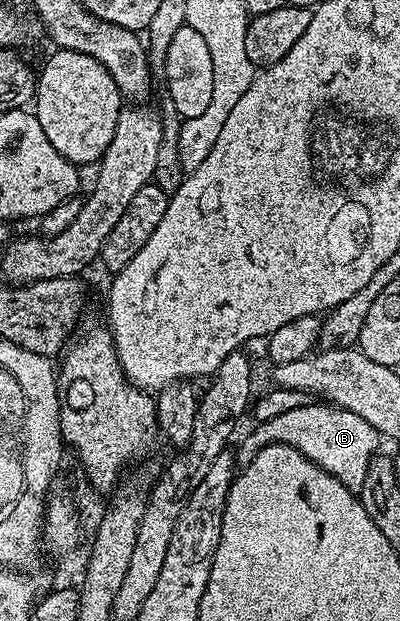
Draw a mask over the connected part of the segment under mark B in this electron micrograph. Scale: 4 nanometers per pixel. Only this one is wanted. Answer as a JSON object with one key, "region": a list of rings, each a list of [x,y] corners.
{"region":[[[311,402],[308,406],[300,406],[296,410],[288,410],[288,414],[280,414],[280,418],[272,418],[268,422],[258,424],[255,432],[250,432],[242,440],[236,451],[239,465],[250,463],[252,457],[266,444],[287,444],[304,454],[316,466],[322,468],[355,494],[361,493],[364,486],[364,474],[368,474],[368,466],[375,456],[379,455],[378,440],[380,434],[360,414],[352,414],[343,408],[336,408],[325,402]]]}

